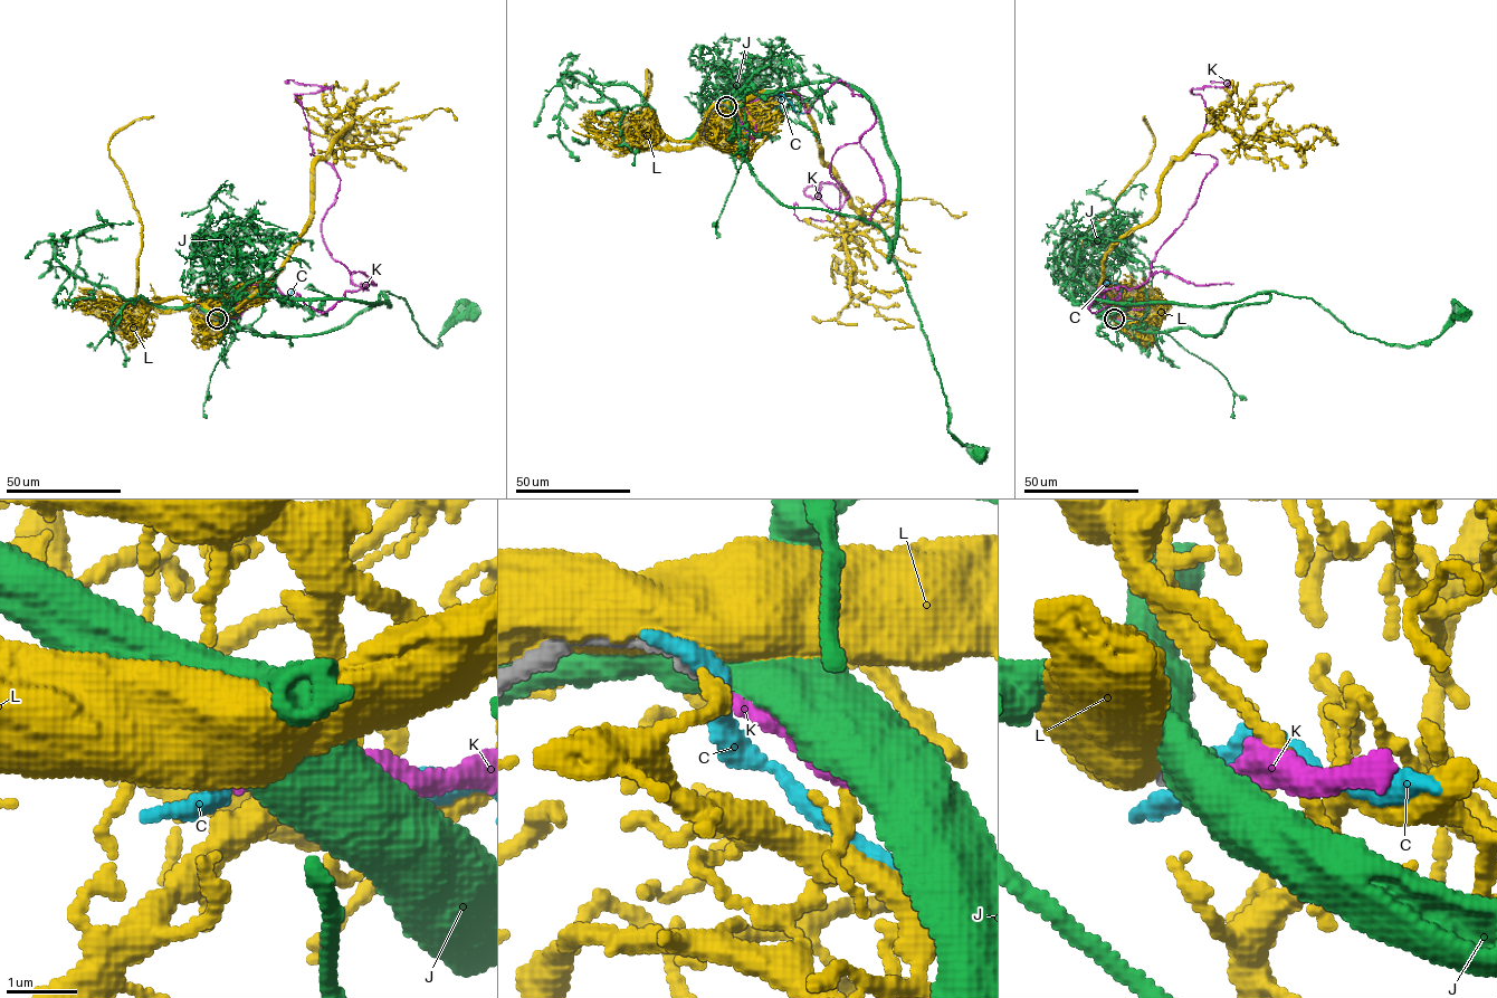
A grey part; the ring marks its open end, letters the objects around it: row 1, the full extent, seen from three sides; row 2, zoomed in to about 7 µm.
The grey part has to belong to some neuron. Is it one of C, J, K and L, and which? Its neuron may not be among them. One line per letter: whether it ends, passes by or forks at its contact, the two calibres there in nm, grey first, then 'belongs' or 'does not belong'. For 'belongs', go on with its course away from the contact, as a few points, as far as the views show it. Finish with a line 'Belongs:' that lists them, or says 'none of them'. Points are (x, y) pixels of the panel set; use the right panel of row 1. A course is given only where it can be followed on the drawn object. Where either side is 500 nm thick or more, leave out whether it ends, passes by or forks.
C: it passes by; calibres 220 and 280 nm; does not belong
J: calibres 200 and 700 nm; does not belong
K: it ends; calibres 200 and 240 nm; does not belong
L: calibres 170 and 750 nm; does not belong
Belongs: none of them

